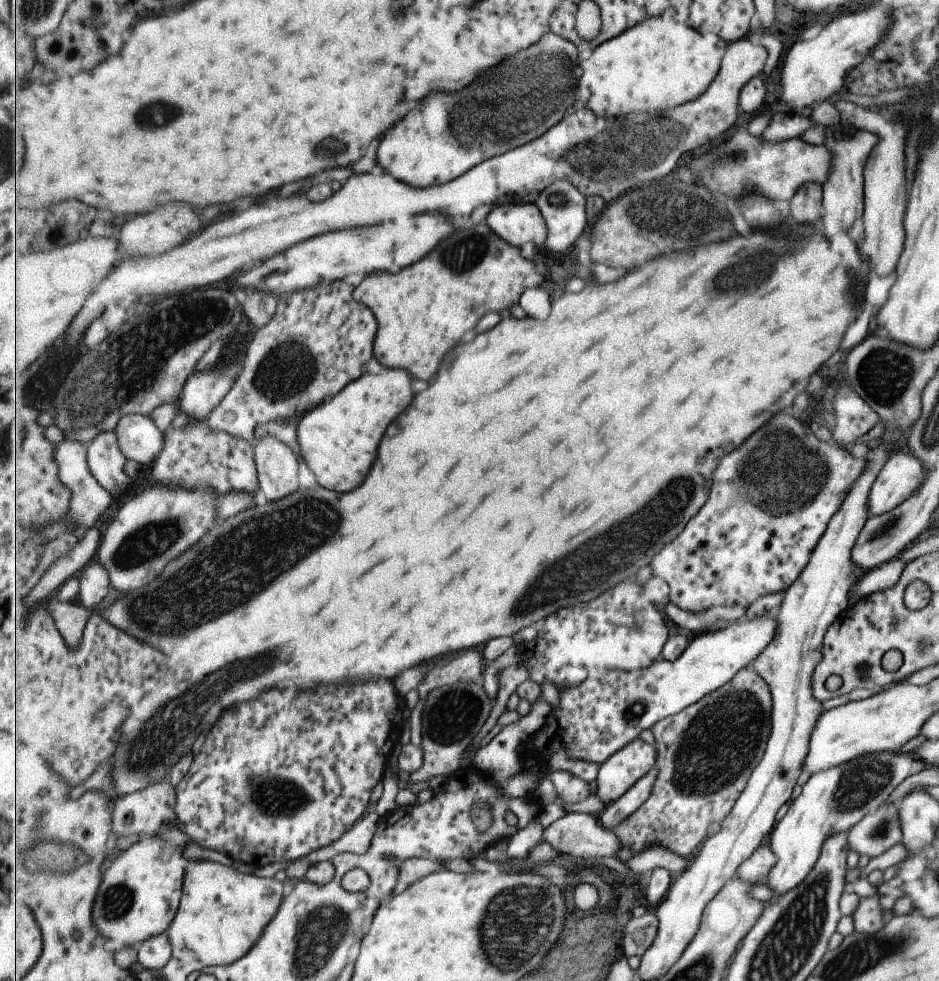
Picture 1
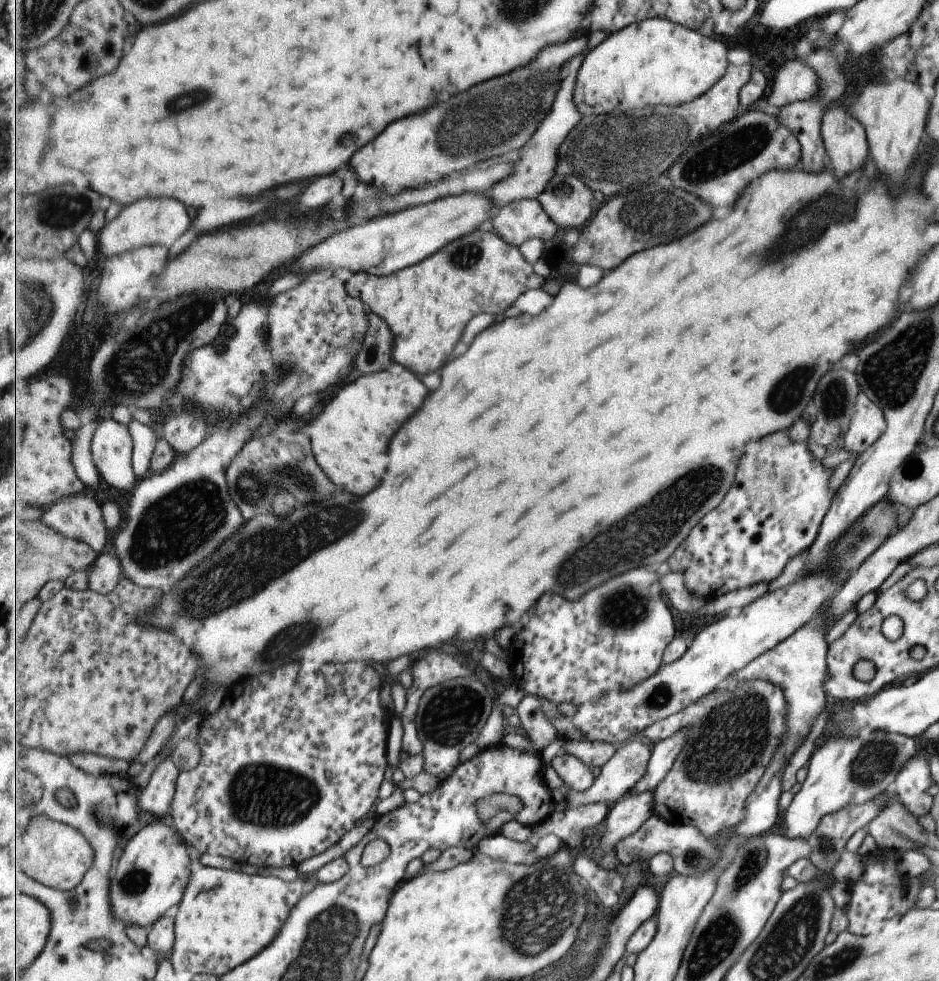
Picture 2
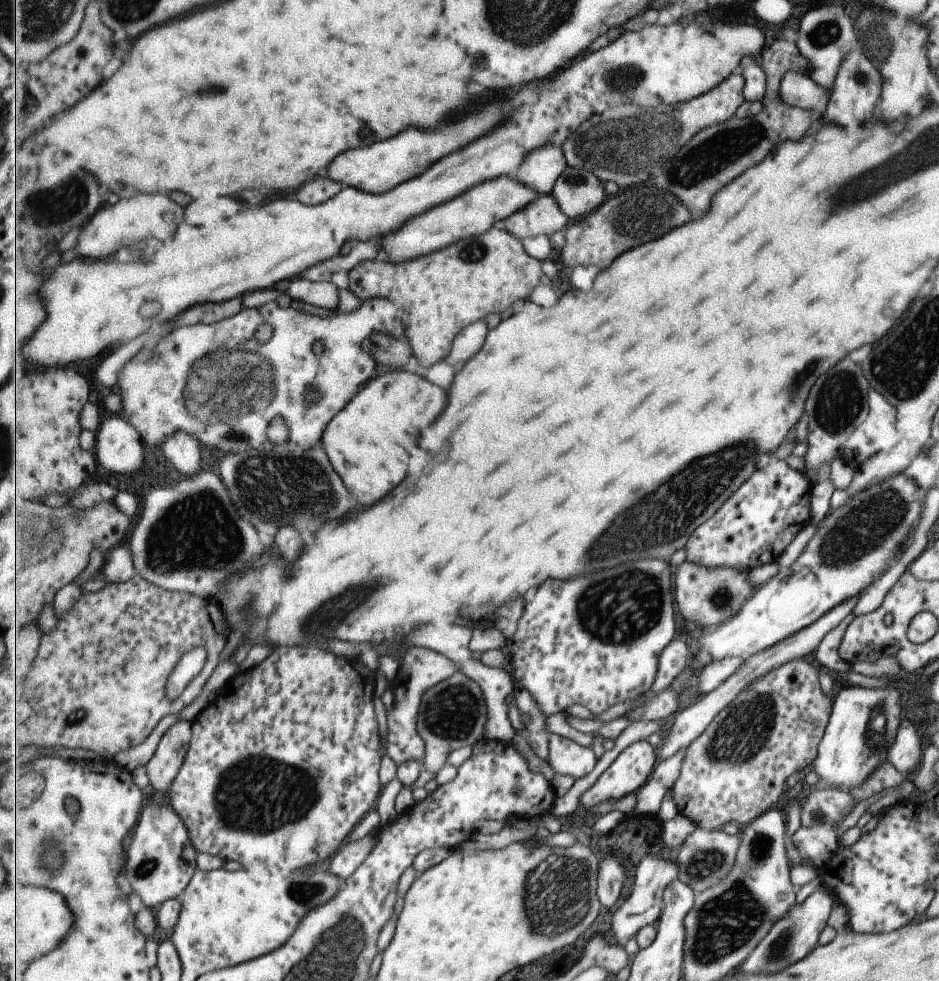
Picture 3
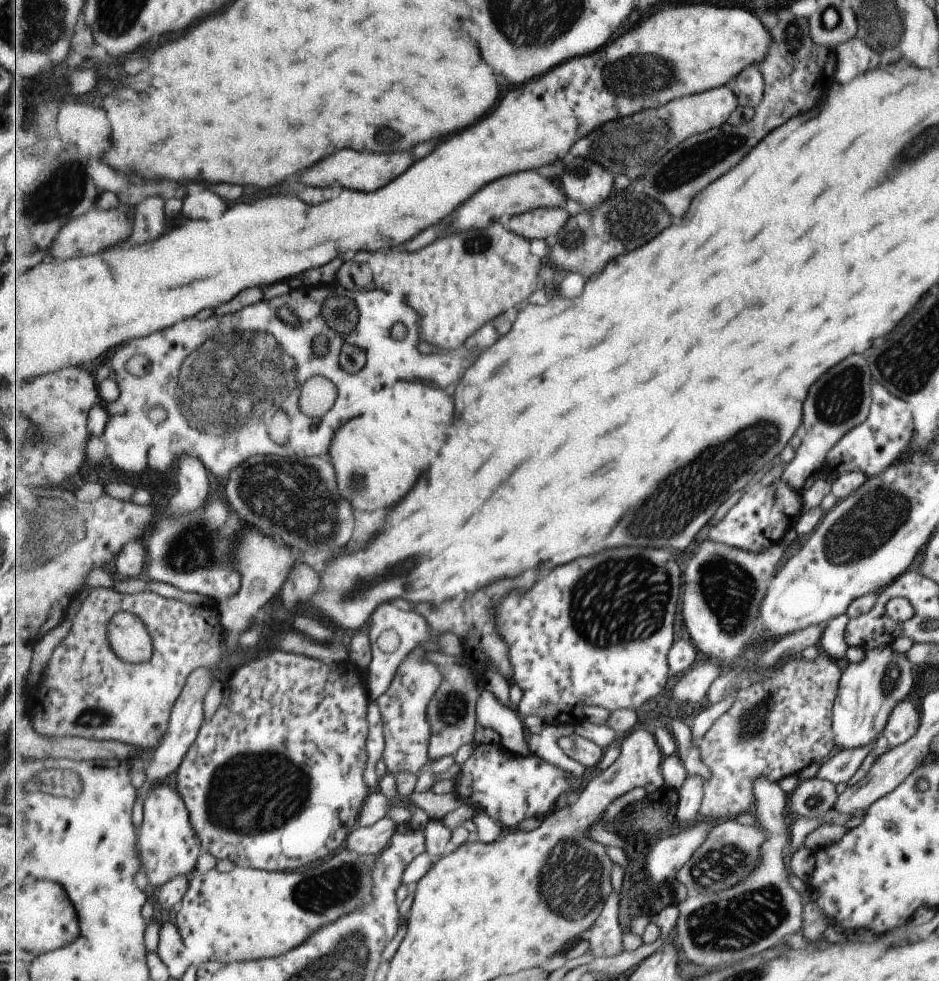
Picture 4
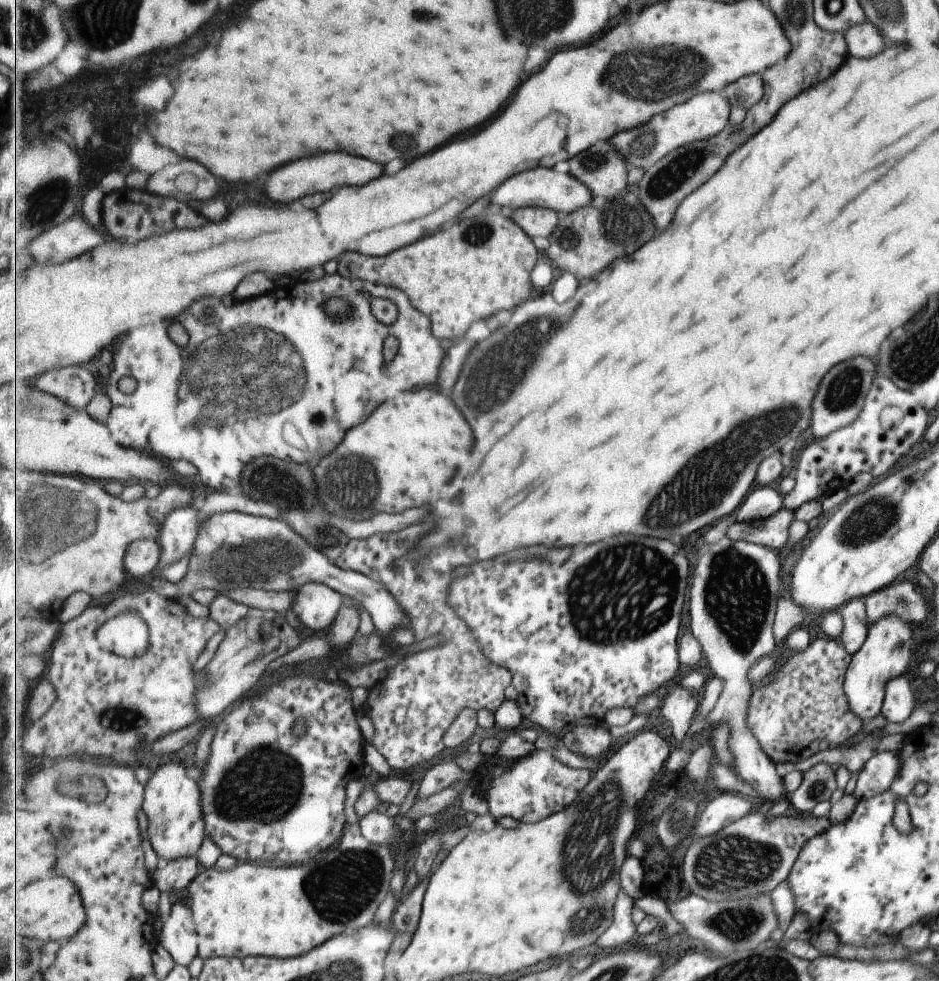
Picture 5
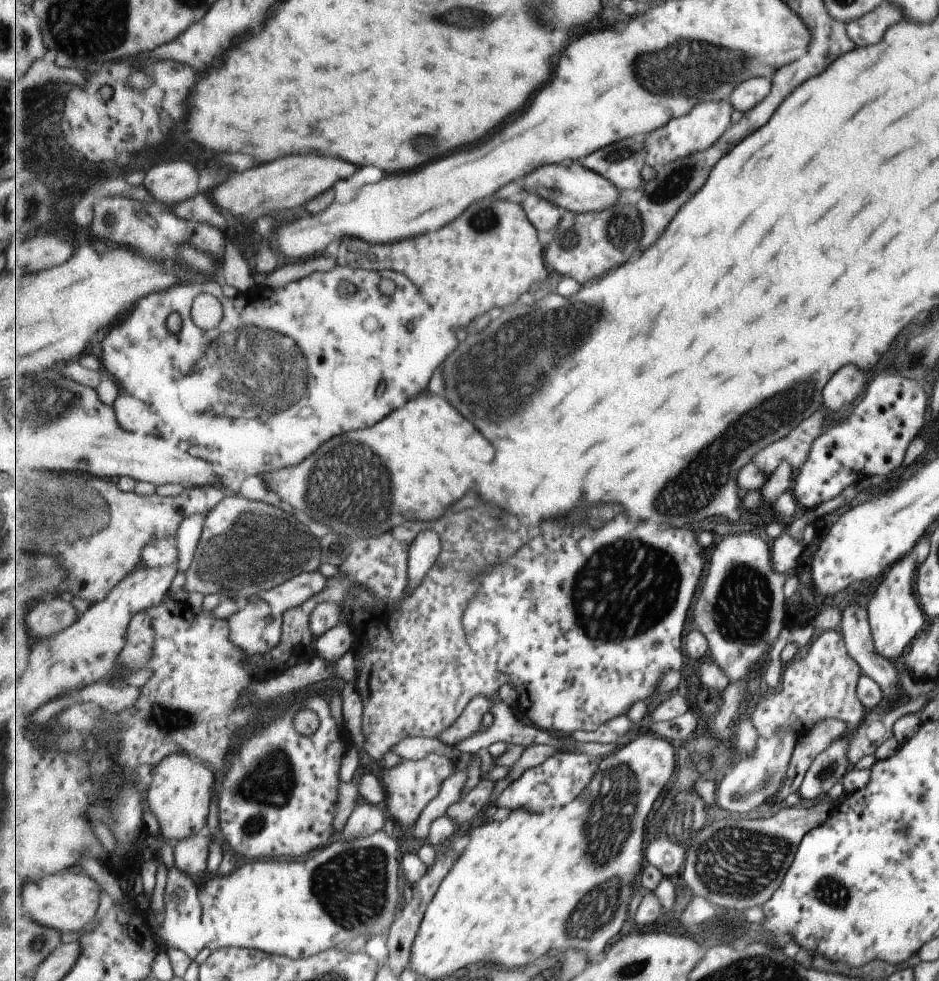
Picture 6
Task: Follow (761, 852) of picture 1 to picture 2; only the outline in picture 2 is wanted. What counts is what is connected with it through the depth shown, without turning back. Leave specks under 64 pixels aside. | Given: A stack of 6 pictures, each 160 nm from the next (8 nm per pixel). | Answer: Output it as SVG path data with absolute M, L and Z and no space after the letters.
M772 835L768 843L770 860L780 862L784 869L799 858L808 858L810 844L803 837L789 838L785 835Z

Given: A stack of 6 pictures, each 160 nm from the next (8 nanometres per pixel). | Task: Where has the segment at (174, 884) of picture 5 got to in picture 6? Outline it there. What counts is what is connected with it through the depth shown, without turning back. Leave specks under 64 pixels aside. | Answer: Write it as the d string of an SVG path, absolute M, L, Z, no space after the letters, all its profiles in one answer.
M205 832L173 843L174 863L185 874L197 876L207 870L211 838Z

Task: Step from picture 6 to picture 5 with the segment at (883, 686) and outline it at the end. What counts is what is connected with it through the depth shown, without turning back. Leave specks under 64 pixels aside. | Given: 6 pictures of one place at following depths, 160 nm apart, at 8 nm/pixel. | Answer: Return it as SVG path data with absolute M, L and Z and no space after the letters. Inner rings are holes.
M862 599L847 601L838 608L843 626L839 641L844 649L852 655L858 651L868 633L868 622ZM907 675L890 678L884 686L880 713L889 722L903 722L913 709L913 695L909 689Z

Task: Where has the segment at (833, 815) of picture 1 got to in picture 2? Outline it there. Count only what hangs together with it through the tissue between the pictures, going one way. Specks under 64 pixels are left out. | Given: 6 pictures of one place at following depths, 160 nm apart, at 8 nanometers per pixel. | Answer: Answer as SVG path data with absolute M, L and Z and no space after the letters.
M865 727L854 737L842 737L838 736L837 733L829 736L824 735L818 741L806 763L805 779L800 785L796 785L790 805L784 810L782 816L785 827L784 835L789 838L803 837L808 840L813 829L819 824L820 818L826 814L835 812L847 805L858 805L865 801L871 801L879 793L893 792L893 781L897 771L902 769L903 763L906 763L906 760L915 753L915 742L911 737L879 729L870 729L869 727Z

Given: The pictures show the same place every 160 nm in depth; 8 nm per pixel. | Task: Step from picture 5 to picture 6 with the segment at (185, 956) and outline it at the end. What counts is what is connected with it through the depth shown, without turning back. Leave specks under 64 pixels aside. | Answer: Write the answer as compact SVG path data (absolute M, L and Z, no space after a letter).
M175 865L168 871L166 891L164 892L164 913L162 917L161 930L155 934L156 938L163 940L162 948L165 951L171 948L183 950L191 960L199 956L199 952L208 946L205 931L204 906L202 905L201 891L193 878L185 874Z

